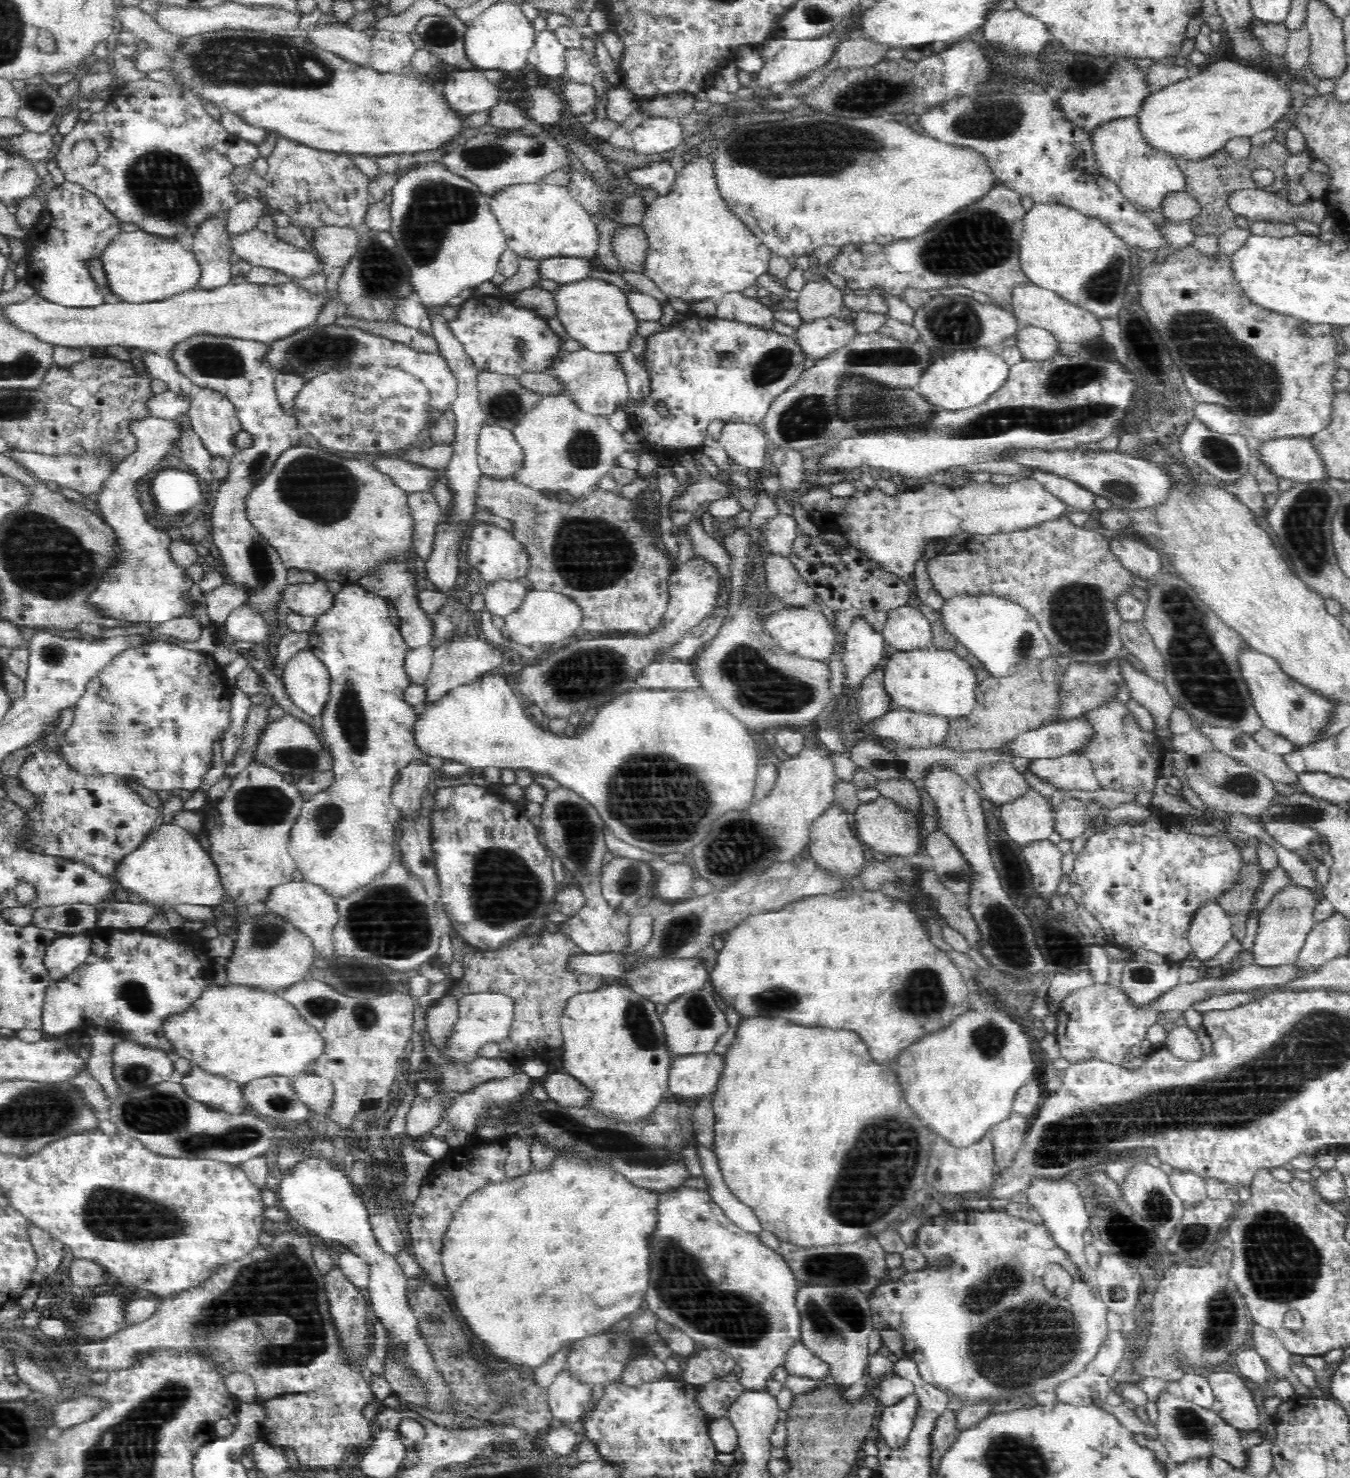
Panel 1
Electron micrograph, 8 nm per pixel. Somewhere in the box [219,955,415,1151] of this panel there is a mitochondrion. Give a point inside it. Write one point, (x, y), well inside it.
(362, 1014)

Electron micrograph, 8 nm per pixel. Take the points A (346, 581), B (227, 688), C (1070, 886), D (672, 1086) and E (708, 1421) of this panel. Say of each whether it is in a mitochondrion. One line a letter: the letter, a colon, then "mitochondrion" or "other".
A: other
B: other
C: other
D: other
E: other

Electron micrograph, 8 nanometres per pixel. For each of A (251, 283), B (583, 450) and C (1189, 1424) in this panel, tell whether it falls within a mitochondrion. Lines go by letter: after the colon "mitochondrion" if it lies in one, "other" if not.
A: other
B: mitochondrion
C: mitochondrion

